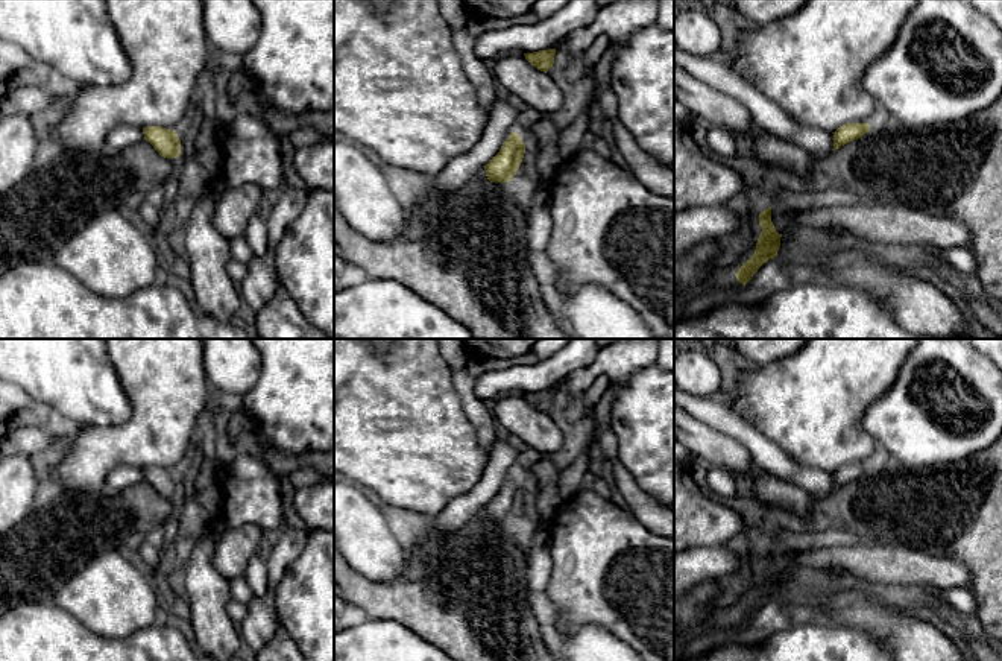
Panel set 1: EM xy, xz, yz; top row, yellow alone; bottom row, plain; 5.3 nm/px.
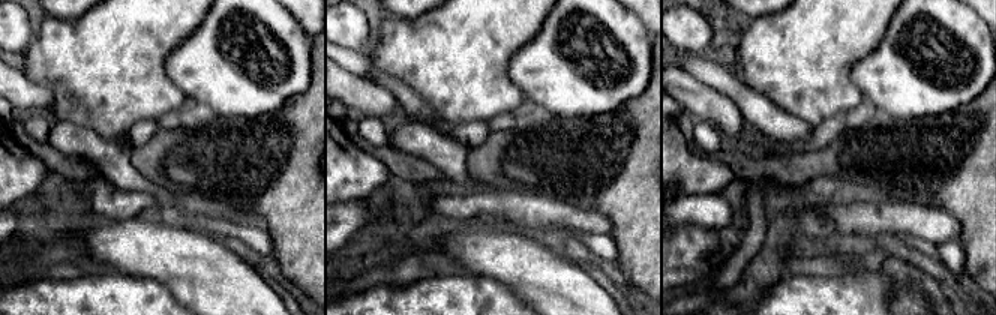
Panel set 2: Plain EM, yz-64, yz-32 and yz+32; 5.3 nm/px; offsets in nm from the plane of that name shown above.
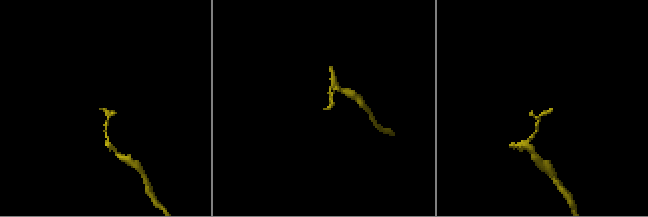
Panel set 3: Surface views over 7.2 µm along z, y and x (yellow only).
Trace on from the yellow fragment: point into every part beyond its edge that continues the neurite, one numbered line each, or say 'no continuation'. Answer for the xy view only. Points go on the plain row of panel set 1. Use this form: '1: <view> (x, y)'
no continuation

